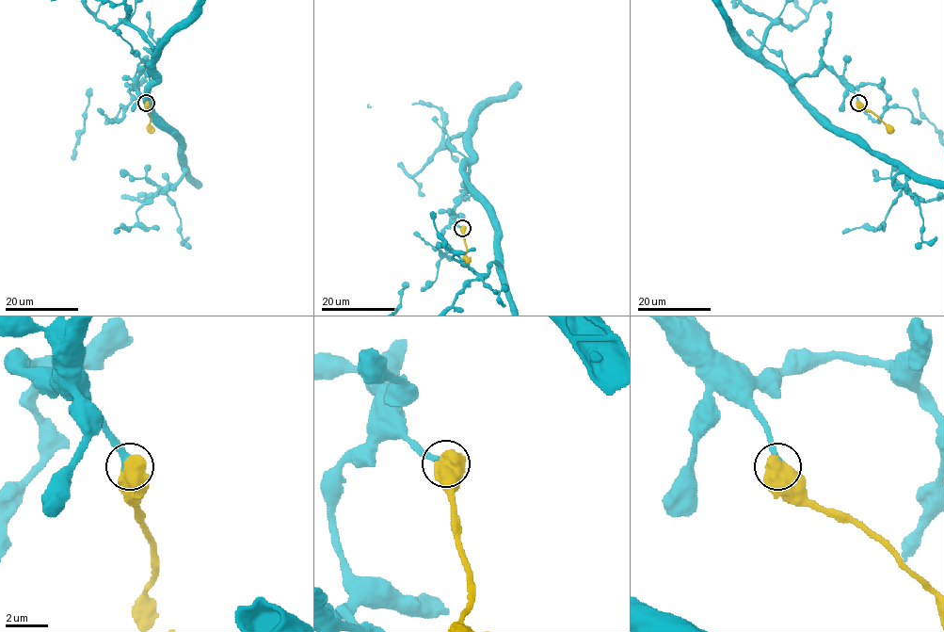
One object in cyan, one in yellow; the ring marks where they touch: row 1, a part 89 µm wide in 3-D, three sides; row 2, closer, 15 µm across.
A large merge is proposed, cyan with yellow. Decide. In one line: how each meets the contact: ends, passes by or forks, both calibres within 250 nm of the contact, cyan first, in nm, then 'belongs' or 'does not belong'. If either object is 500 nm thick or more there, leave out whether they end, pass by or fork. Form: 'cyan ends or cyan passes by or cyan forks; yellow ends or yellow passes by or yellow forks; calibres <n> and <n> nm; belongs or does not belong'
calibres 420 and 900 nm; belongs

